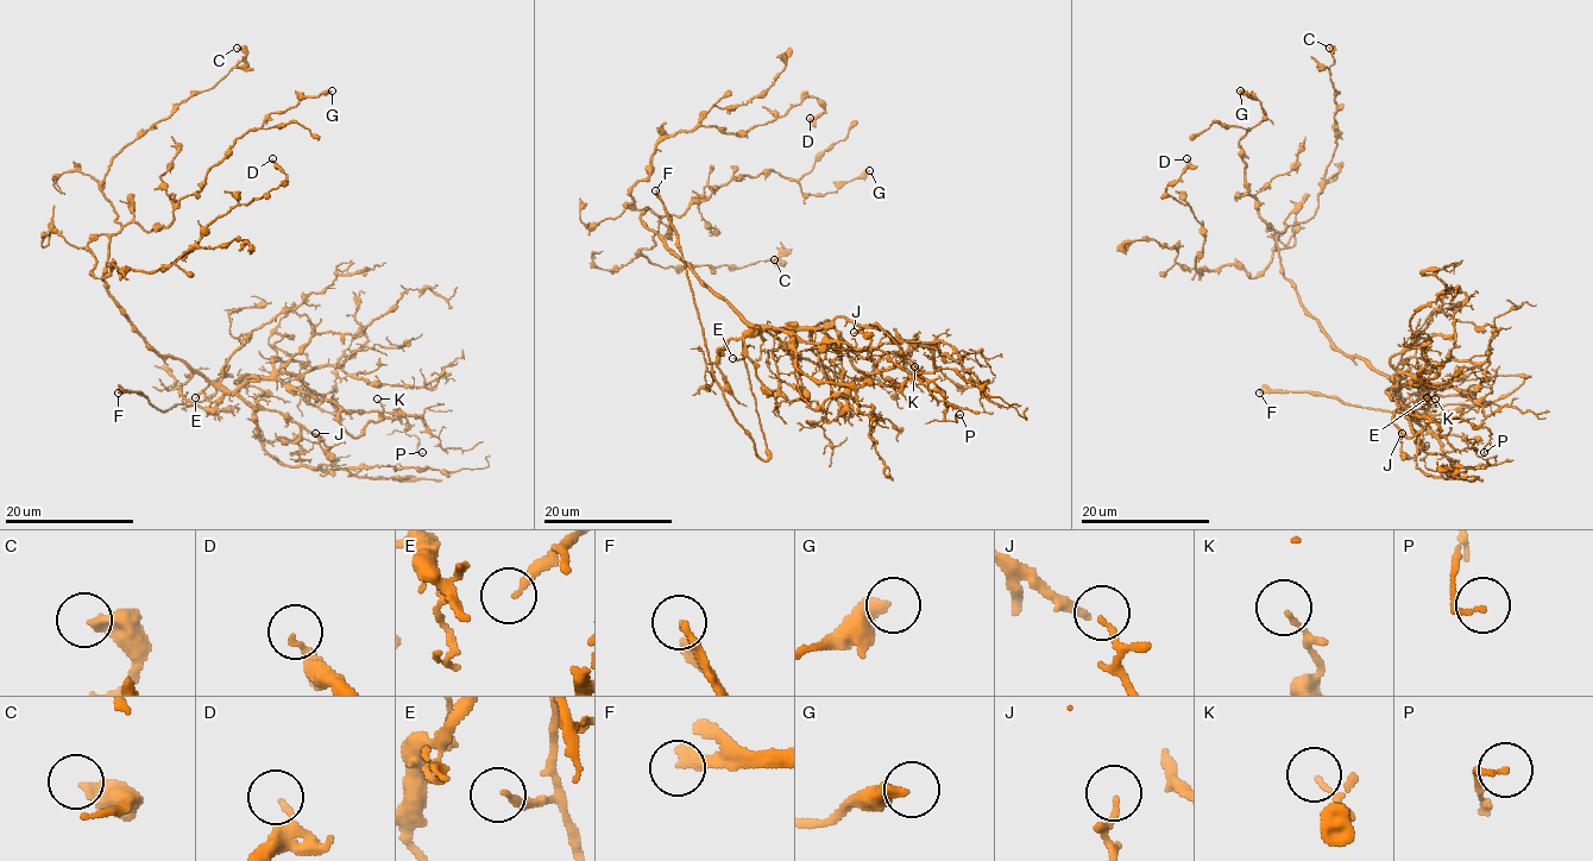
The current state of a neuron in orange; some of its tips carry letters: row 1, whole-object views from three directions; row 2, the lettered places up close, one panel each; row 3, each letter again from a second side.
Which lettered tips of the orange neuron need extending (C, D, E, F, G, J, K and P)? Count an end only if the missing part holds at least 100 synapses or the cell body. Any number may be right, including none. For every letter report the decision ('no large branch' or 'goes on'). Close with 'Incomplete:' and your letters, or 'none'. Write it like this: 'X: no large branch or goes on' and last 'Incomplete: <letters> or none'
C: no large branch
D: no large branch
E: no large branch
F: goes on
G: no large branch
J: no large branch
K: no large branch
P: no large branch
Incomplete: F

